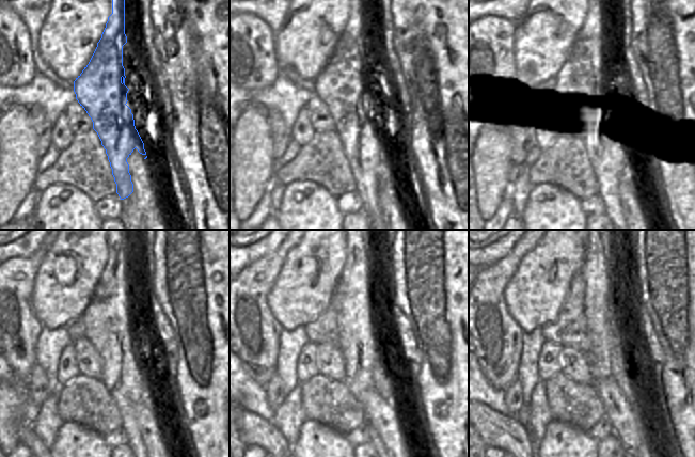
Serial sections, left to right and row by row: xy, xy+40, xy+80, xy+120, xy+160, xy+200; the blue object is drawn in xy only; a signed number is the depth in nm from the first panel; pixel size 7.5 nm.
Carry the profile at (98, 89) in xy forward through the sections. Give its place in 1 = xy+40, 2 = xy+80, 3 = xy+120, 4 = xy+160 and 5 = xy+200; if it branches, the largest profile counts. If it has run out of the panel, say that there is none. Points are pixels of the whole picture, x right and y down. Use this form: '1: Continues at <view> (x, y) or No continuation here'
1: Continues at xy+40 (343, 85)
2: Continues at xy+80 (583, 84)
3: Continues at xy+120 (108, 325)
4: Continues at xy+160 (356, 341)
5: Continues at xy+200 (599, 357).

